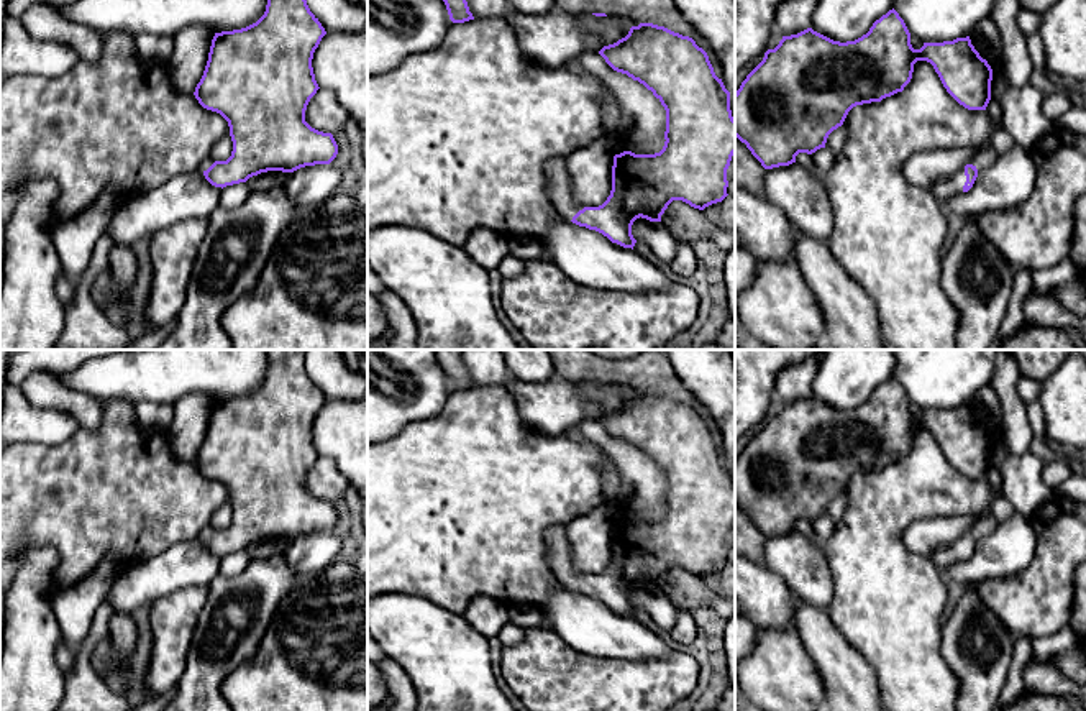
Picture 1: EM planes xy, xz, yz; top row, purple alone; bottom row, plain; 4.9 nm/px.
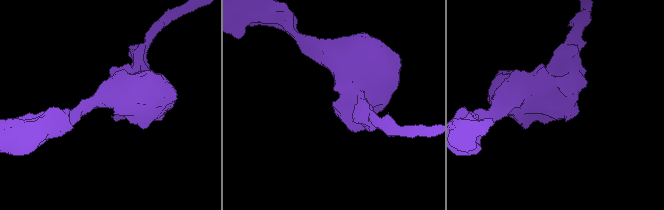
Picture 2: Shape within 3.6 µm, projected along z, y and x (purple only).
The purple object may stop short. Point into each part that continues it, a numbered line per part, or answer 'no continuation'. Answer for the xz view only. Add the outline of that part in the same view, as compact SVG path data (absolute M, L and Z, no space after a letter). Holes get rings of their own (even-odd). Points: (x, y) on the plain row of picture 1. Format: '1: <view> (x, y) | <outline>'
1: xz (558, 552) | M551 525L546 529L545 535L546 544L546 560L550 568L553 570L556 580L566 586L568 589L582 578L573 563L571 547L566 539L566 532L563 525Z

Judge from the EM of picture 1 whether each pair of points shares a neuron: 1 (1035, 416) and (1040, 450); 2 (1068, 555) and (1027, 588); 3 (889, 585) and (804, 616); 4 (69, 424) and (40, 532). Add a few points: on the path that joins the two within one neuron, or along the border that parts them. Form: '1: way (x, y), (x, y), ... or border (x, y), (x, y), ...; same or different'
1: way (1037, 424), (1040, 442); same
2: way (1058, 564), (1037, 585); same
3: border (825, 611), (830, 623), (848, 642); different
4: border (79, 426), (56, 444), (28, 444); different

